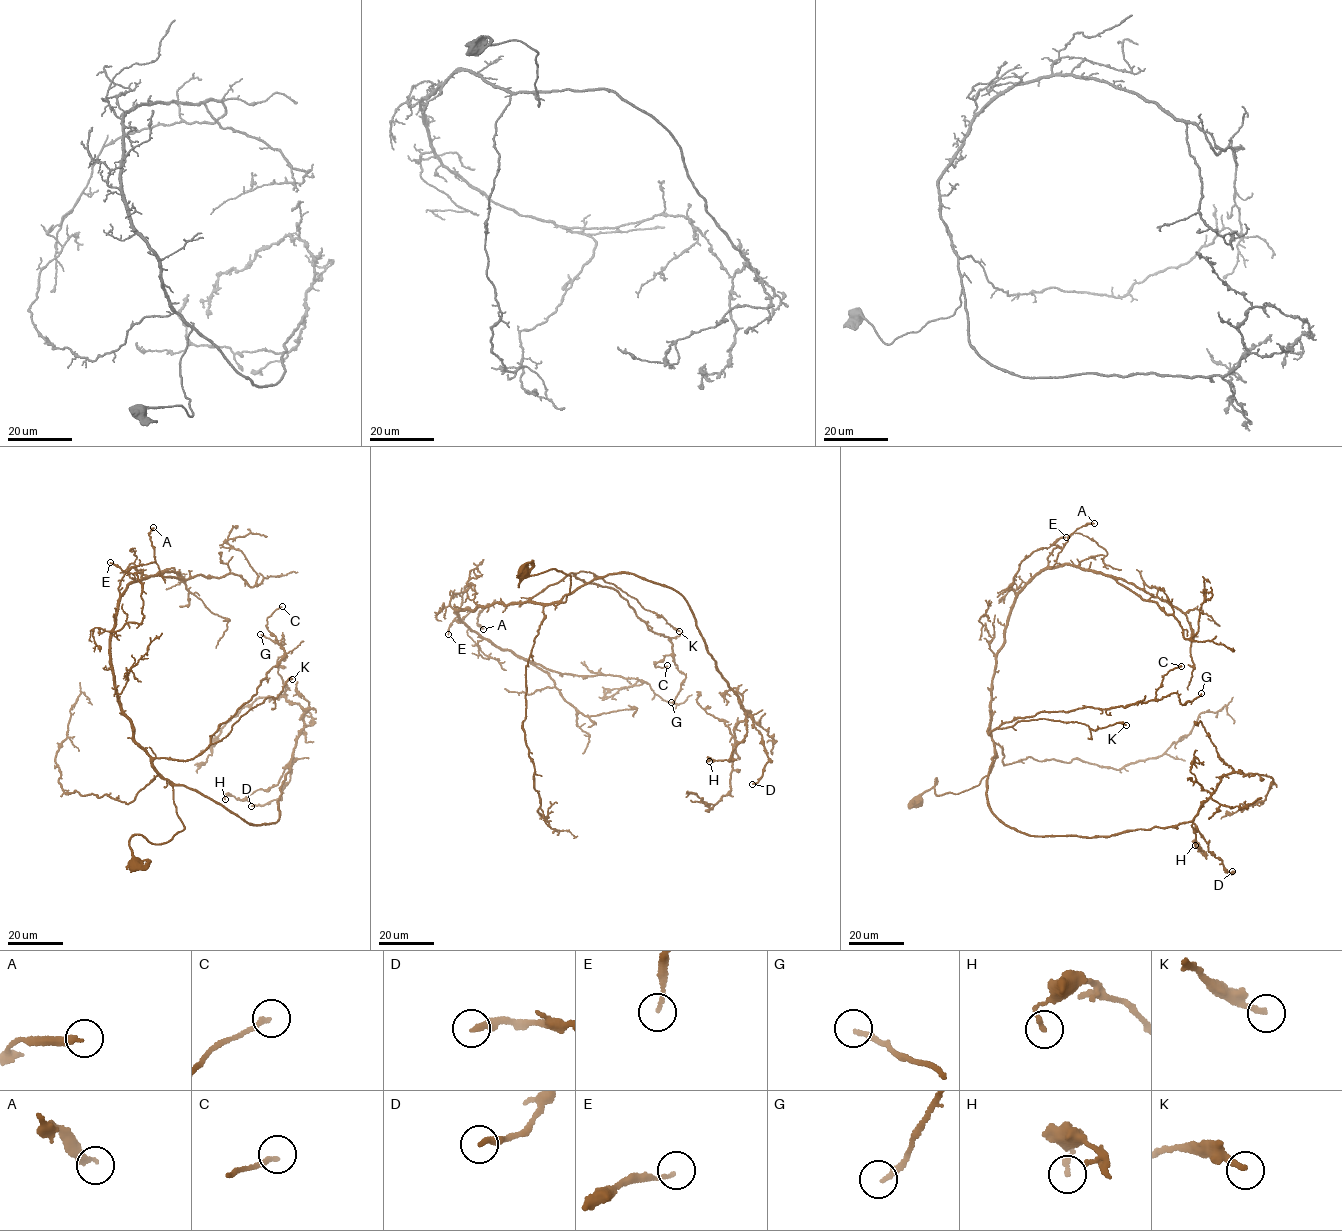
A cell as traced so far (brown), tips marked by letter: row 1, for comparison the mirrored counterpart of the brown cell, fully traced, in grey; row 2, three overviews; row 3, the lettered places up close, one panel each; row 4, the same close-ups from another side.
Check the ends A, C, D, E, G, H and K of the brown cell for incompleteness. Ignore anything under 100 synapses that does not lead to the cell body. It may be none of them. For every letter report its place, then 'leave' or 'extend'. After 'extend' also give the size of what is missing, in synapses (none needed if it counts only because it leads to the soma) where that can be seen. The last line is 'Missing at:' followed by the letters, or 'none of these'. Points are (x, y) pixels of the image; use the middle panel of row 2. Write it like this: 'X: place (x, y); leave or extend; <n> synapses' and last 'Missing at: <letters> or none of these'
A: place (483, 629); leave
C: place (667, 665); leave
D: place (752, 784); leave
E: place (448, 634); leave
G: place (671, 702); leave
H: place (709, 761); leave
K: place (679, 631); leave
Missing at: none of these

